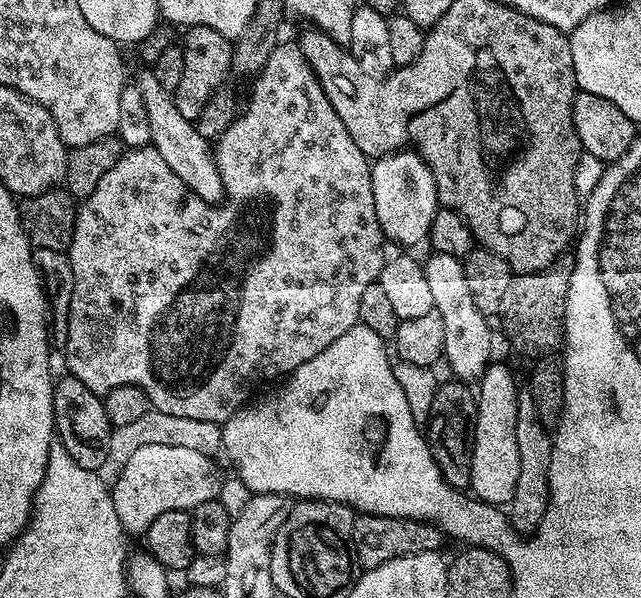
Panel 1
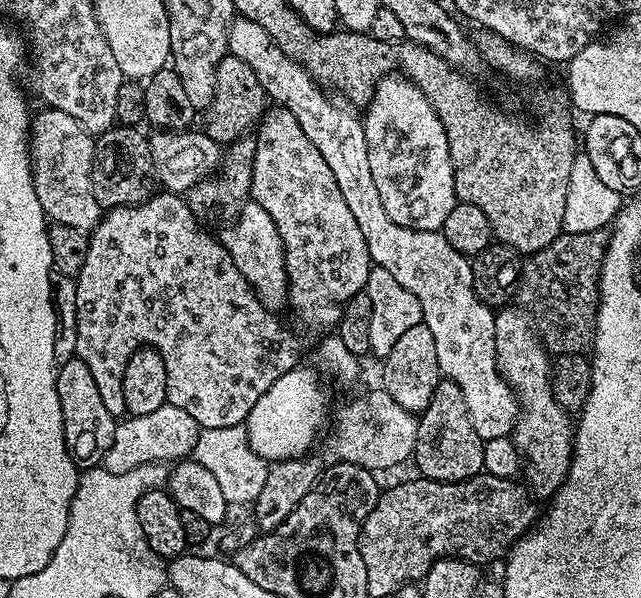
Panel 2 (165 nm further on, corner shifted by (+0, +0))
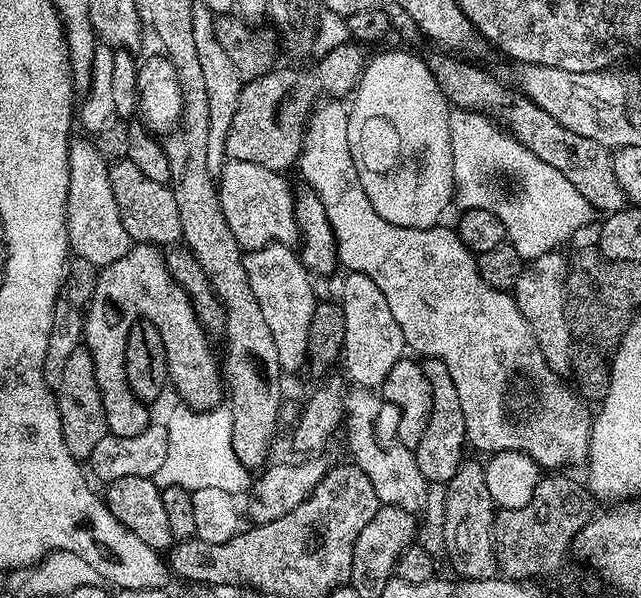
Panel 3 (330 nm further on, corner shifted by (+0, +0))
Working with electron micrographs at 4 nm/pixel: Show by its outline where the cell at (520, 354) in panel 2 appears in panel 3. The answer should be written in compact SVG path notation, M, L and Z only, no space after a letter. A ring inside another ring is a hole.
M560 250L547 252L525 266L516 283L514 295L518 310L522 310L538 342L538 350L542 350L542 358L546 358L550 370L564 374L572 366L574 337L568 324L569 305L566 303L566 281L570 275L570 260L562 253Z

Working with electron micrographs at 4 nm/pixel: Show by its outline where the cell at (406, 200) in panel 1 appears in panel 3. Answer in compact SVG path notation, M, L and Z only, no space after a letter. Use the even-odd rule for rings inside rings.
M380 52L364 65L364 72L358 81L358 91L351 97L348 110L348 133L350 134L350 154L354 158L354 166L358 166L358 178L362 178L362 190L366 190L366 198L370 198L370 206L386 218L394 226L403 228L434 228L441 223L444 211L453 207L456 187L454 186L454 154L450 150L450 105L442 94L434 74L428 69L427 59L415 56L412 52Z

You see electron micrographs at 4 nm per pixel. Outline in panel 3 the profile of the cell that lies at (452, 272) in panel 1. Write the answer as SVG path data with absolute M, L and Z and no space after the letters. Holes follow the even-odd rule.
M324 98L313 107L298 161L298 169L311 191L318 194L330 218L336 234L339 263L343 267L345 264L348 272L366 274L366 278L382 290L390 312L402 330L405 345L411 351L413 348L417 357L433 356L446 362L462 402L462 418L466 418L466 434L471 447L483 454L521 452L534 458L544 470L568 470L571 464L583 465L588 459L594 419L593 413L588 413L589 405L569 385L568 389L560 381L563 380L561 373L550 370L522 310L518 310L515 295L482 282L476 256L451 227L394 226L370 206L370 198L366 198L366 190L362 190L362 178L358 178L358 166L354 166L350 154L348 110L349 105L340 98Z

